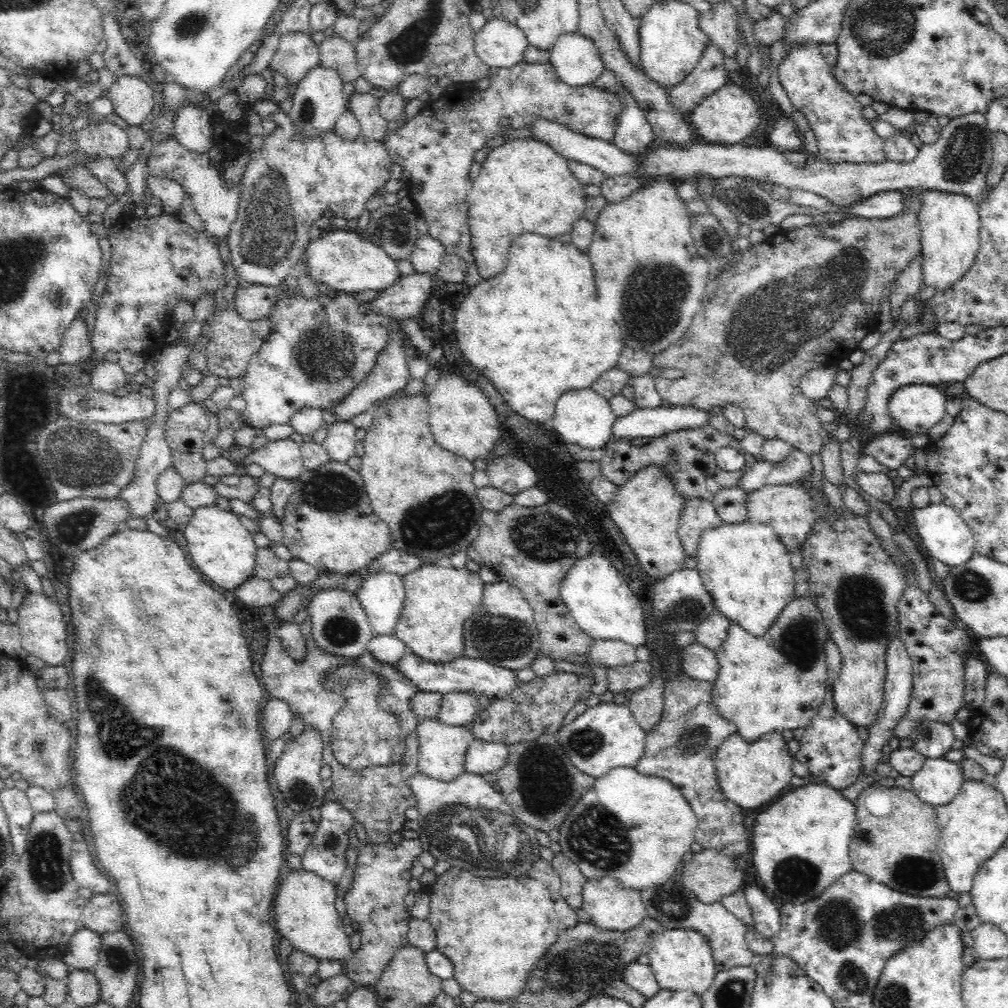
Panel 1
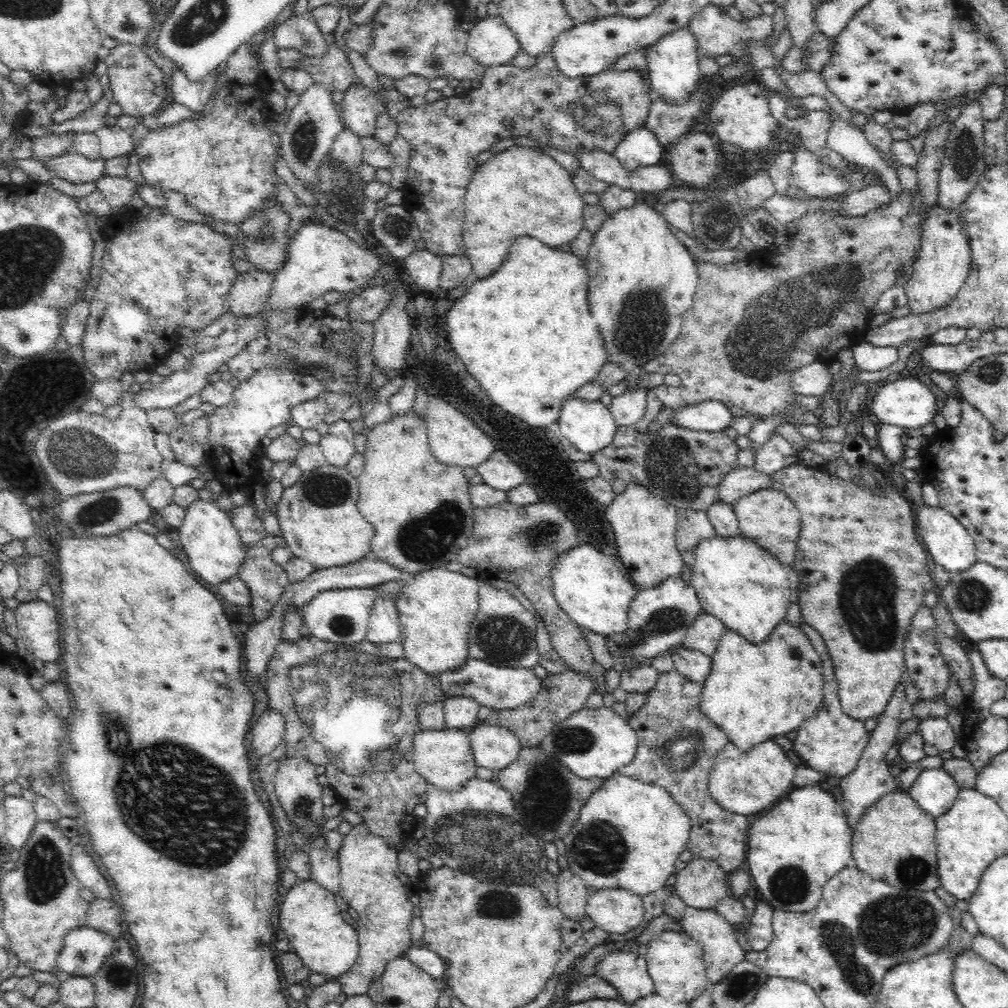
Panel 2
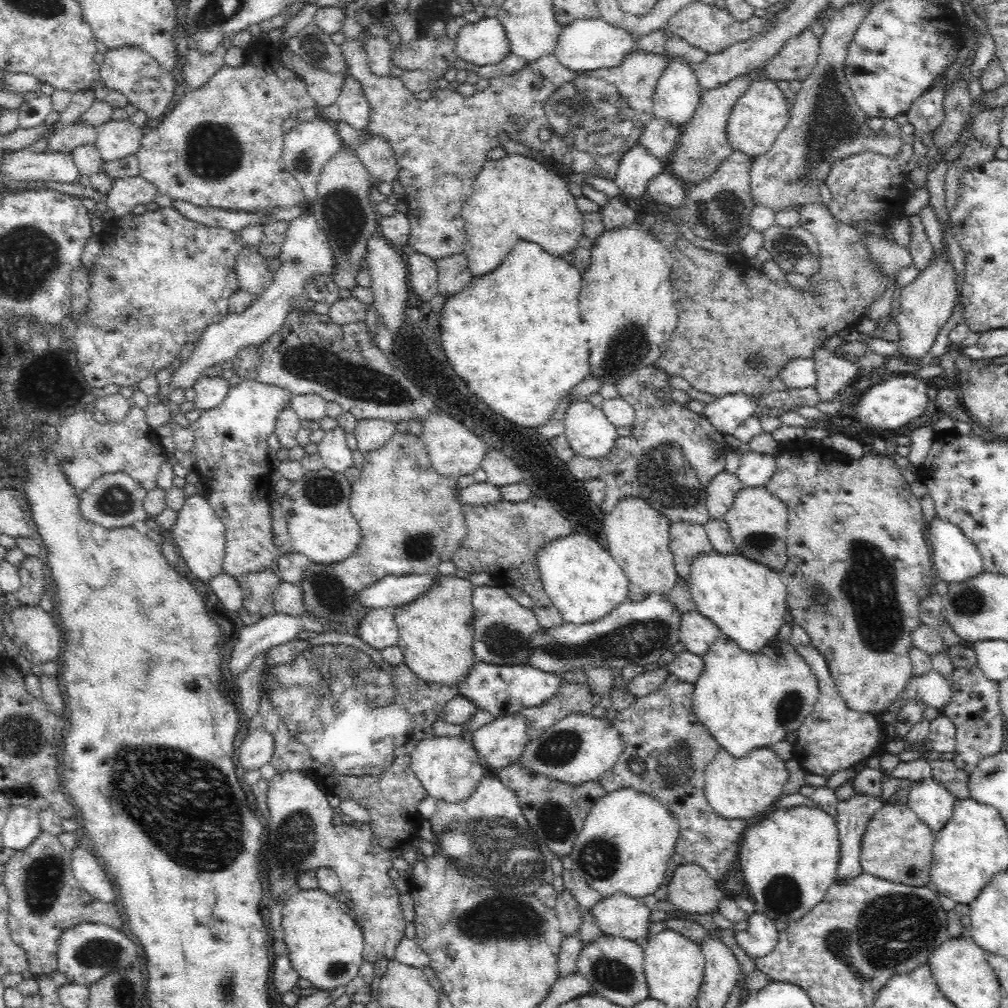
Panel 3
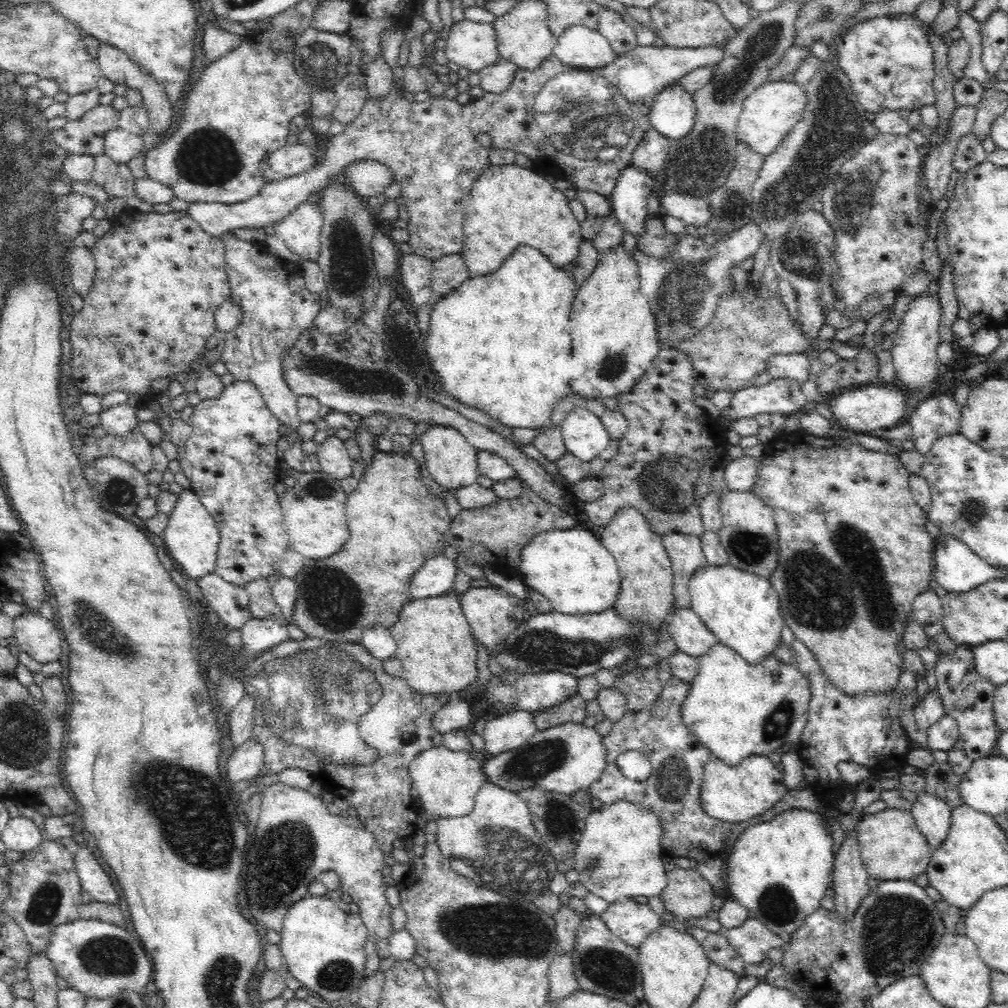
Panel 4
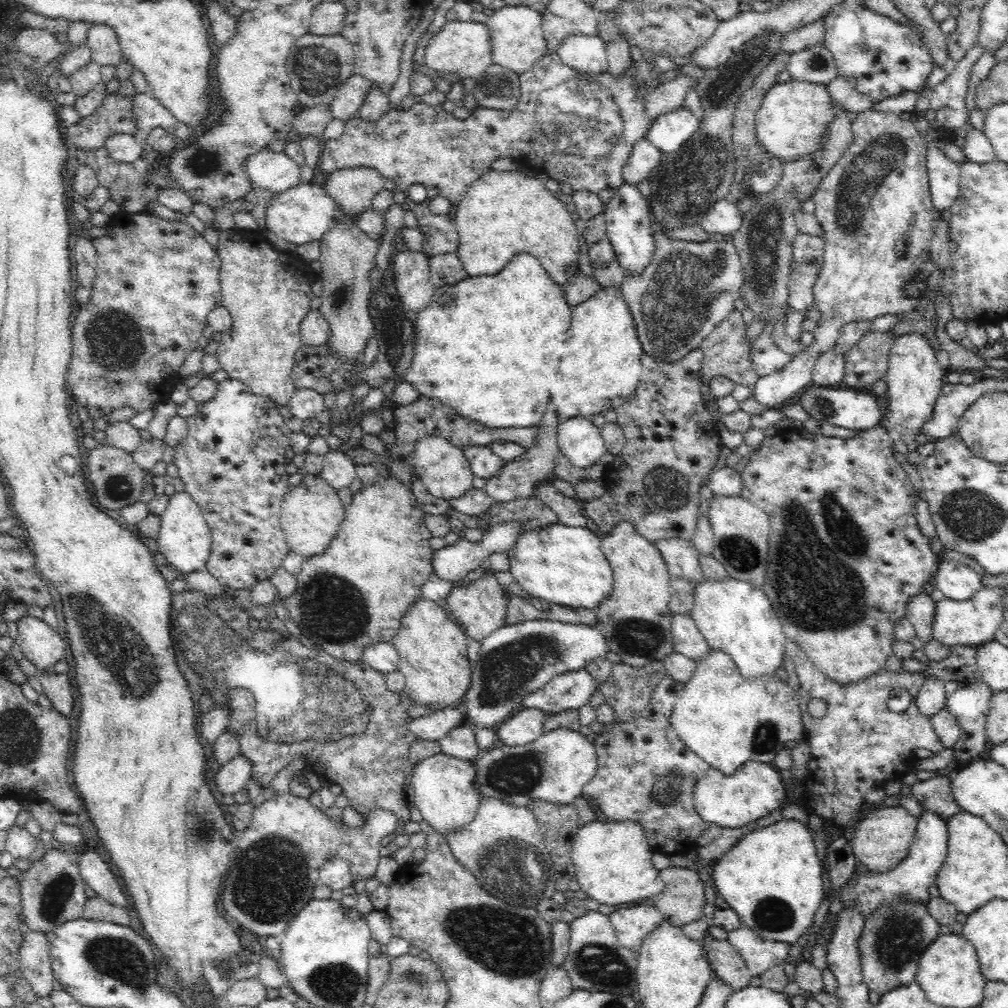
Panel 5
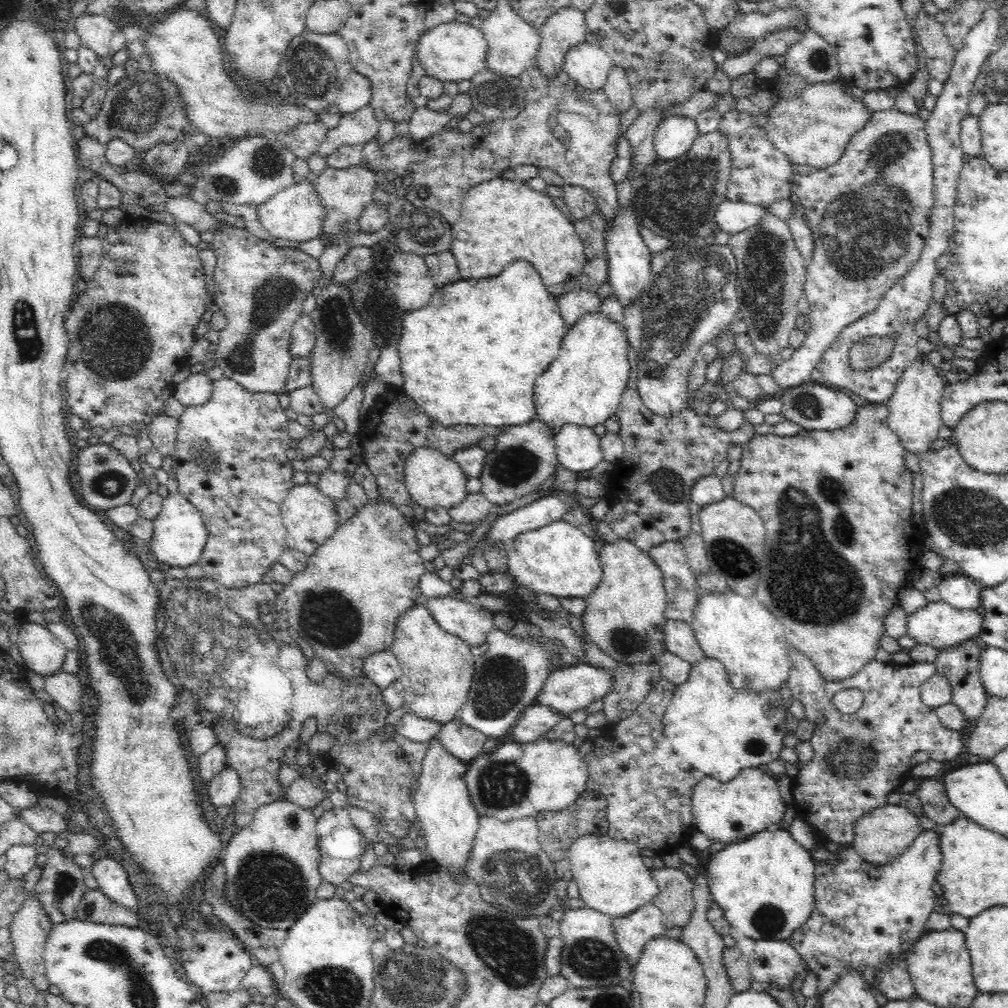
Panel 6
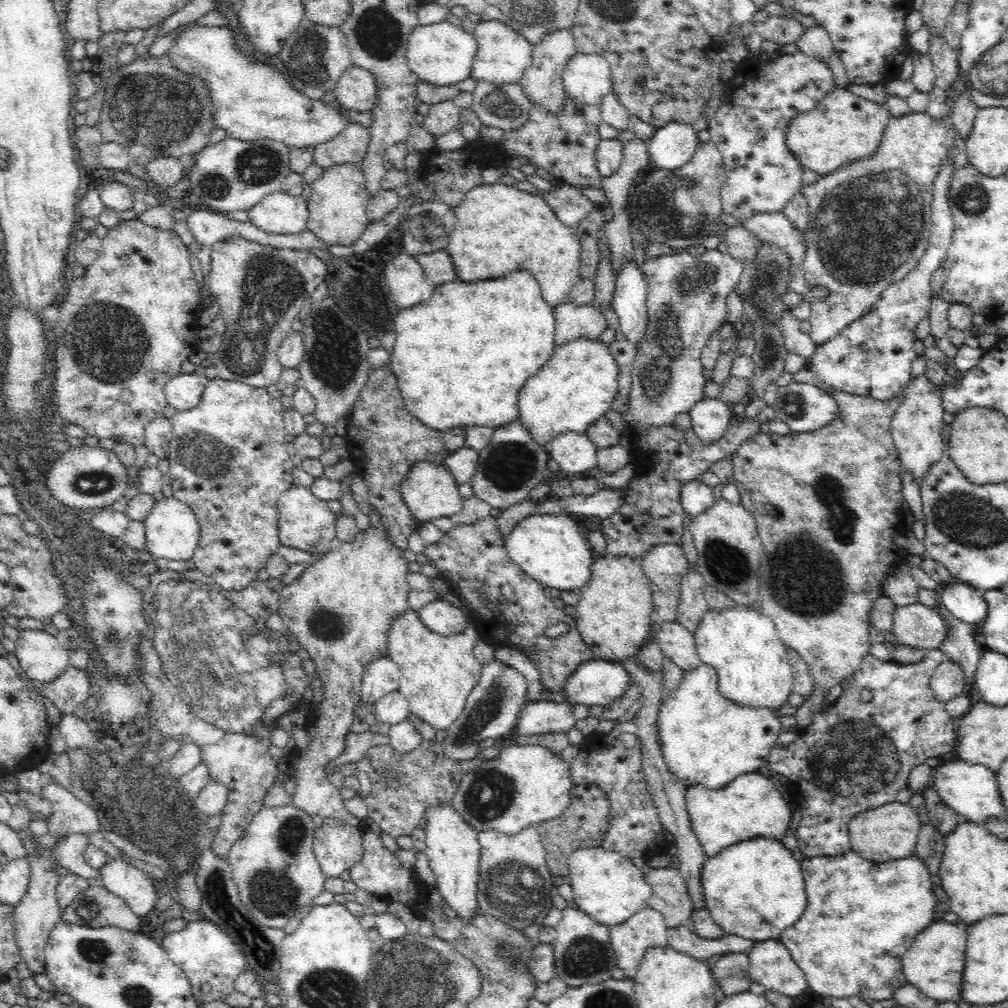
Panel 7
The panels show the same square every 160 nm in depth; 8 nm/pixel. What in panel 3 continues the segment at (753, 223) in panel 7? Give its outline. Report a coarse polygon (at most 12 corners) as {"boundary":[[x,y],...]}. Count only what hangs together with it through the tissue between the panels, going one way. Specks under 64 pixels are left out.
{"boundary":[[666,169],[648,183],[647,198],[673,212],[687,187]]}

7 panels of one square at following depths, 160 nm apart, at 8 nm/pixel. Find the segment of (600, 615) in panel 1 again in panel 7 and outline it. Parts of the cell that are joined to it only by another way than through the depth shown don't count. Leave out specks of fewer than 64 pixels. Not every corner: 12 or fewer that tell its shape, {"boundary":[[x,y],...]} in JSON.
{"boundary":[[569,515],[522,518],[507,555],[544,588],[577,591],[595,556]]}

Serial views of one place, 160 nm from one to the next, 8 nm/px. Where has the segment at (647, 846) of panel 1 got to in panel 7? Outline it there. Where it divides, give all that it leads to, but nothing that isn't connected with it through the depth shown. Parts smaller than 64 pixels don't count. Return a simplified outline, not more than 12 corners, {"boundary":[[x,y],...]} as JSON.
{"boundary":[[600,846],[568,860],[572,899],[595,924],[647,908],[645,876]]}

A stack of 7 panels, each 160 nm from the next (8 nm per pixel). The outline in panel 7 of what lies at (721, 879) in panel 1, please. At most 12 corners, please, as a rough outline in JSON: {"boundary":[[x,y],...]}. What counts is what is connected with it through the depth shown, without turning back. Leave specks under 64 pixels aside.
{"boundary":[[677,866],[652,868],[647,907],[671,929],[695,907]]}

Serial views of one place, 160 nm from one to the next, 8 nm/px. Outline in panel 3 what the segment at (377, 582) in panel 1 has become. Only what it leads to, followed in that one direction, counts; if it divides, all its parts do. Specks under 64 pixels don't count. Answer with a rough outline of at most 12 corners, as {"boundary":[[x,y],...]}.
{"boundary":[[390,609],[368,612],[356,634],[378,651],[397,646]]}

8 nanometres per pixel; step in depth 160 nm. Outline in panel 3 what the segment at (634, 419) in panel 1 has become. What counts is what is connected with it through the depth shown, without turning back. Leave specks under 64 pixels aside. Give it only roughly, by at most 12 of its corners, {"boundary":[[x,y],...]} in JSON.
{"boundary":[[718,397],[702,415],[722,435],[758,413],[760,399]]}

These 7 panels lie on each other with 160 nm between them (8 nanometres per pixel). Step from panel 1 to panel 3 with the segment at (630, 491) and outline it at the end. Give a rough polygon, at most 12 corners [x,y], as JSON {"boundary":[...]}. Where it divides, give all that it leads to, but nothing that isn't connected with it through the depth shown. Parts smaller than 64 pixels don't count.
{"boundary":[[638,497],[605,516],[627,600],[678,582],[668,519]]}

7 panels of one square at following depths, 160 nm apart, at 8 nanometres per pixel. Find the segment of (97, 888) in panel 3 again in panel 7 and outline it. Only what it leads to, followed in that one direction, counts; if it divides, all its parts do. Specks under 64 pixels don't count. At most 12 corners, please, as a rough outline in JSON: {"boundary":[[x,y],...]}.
{"boundary":[[121,858],[99,872],[138,917],[154,909],[154,879]]}

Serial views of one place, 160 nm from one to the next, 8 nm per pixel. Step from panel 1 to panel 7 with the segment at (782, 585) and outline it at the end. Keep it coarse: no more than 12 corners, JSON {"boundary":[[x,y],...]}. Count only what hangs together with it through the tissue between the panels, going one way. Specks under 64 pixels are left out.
{"boundary":[[747,605],[708,608],[693,635],[718,691],[779,717],[788,649]]}

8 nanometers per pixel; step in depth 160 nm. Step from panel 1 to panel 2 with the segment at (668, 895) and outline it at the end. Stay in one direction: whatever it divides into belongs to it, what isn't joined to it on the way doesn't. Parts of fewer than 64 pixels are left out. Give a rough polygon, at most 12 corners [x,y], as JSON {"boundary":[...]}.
{"boundary":[[664,897],[667,914],[702,947],[709,986],[742,962],[735,926]]}

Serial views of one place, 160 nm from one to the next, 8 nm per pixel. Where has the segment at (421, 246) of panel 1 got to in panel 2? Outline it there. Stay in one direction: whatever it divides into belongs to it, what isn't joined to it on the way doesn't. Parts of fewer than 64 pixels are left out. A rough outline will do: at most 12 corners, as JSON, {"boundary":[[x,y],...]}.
{"boundary":[[428,249],[402,259],[422,293],[439,288],[443,262]]}

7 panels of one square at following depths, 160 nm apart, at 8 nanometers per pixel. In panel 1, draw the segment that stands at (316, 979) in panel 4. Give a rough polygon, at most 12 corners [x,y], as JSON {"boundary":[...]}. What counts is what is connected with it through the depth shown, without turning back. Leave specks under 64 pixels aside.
{"boundary":[[288,874],[275,896],[276,930],[319,961],[344,962],[350,936],[337,886]]}

